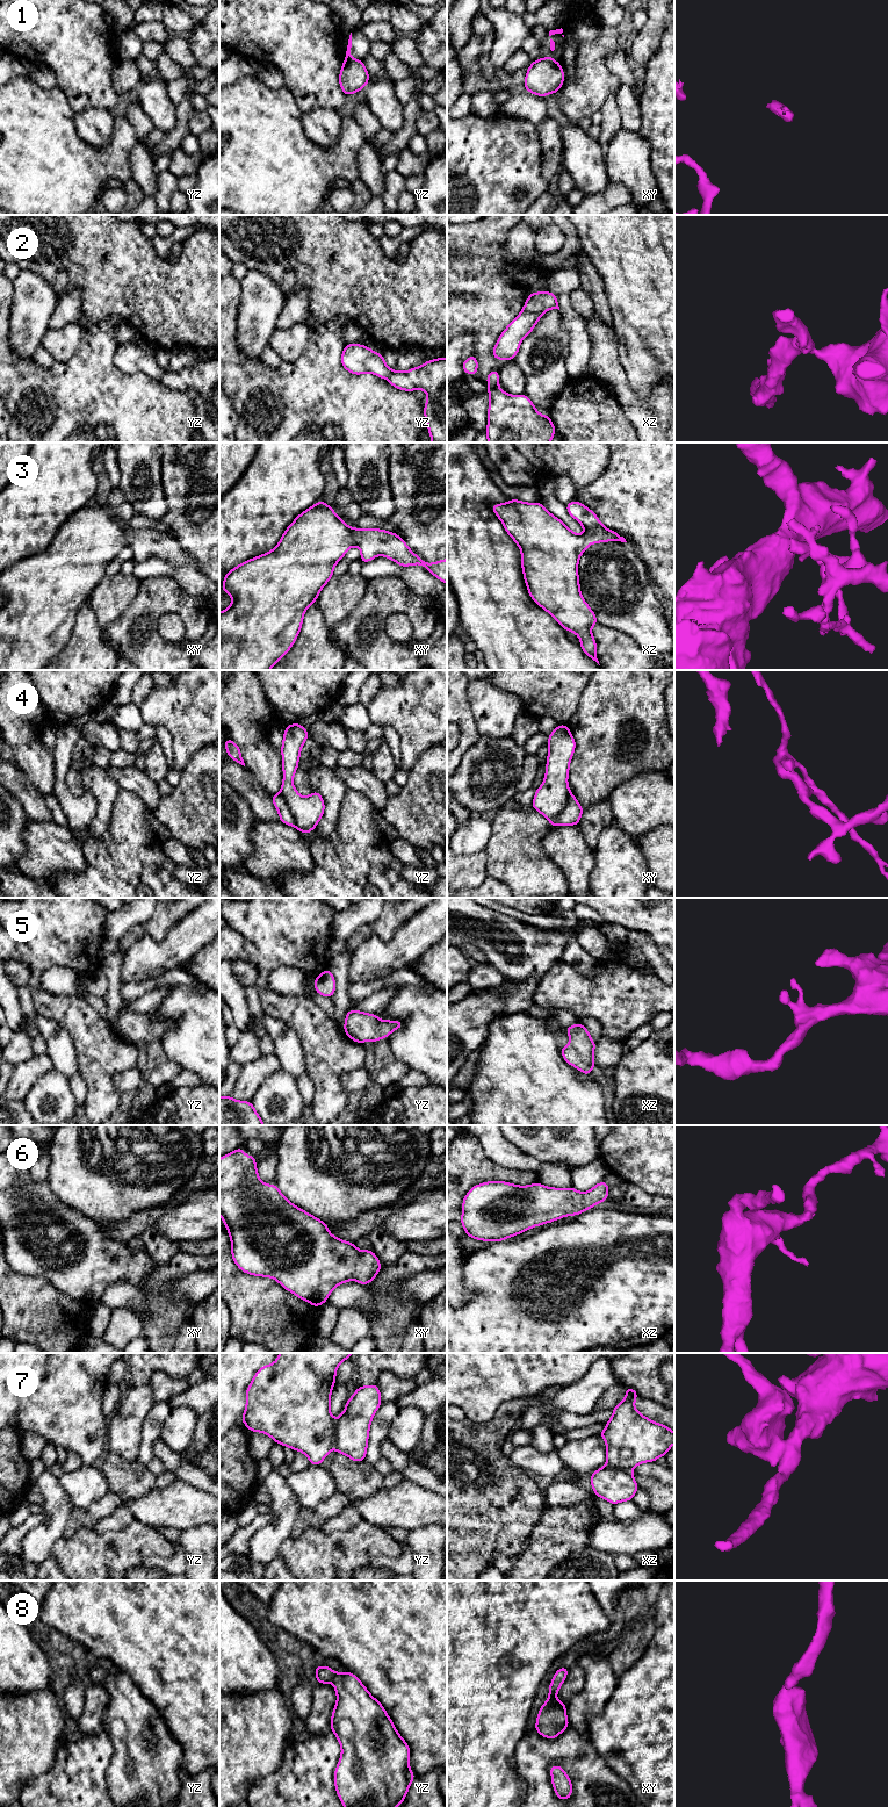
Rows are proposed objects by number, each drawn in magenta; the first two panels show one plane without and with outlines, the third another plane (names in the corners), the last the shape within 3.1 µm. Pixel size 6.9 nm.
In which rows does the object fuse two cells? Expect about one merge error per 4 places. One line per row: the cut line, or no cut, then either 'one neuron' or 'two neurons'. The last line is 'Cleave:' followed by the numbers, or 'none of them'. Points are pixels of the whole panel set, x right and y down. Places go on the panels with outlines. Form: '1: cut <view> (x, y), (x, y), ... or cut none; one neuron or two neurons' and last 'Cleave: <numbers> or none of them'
1: cut yz (346, 58), (353, 59); two neurons
2: cut xz (497, 383), (489, 386); two neurons
3: cut none; one neuron
4: cut xy (570, 792), (563, 810), (556, 818), (557, 825); two neurons
5: cut none; one neuron
6: cut none; one neuron
7: cut yz (336, 1420), (336, 1440), (333, 1446); two neurons
8: cut none; one neuron
Cleave: 1, 2, 4, 7

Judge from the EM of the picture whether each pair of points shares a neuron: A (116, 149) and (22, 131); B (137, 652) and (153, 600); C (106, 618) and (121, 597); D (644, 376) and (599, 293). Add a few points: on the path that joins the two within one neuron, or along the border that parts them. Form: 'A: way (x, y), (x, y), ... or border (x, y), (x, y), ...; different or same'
A: way (93, 155), (45, 155); same
B: way (137, 639), (137, 627), (143, 613); same
C: way (106, 613), (116, 602); same
D: border (604, 288), (613, 323); different

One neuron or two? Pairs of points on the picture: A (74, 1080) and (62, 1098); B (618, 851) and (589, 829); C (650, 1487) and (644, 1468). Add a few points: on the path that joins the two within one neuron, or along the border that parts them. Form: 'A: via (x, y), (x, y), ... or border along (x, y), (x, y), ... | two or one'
A: border along (67, 1078), (72, 1094), (79, 1104) | two
B: border along (614, 822), (600, 833), (593, 850) | two
C: border along (633, 1473), (649, 1475), (662, 1483) | two

